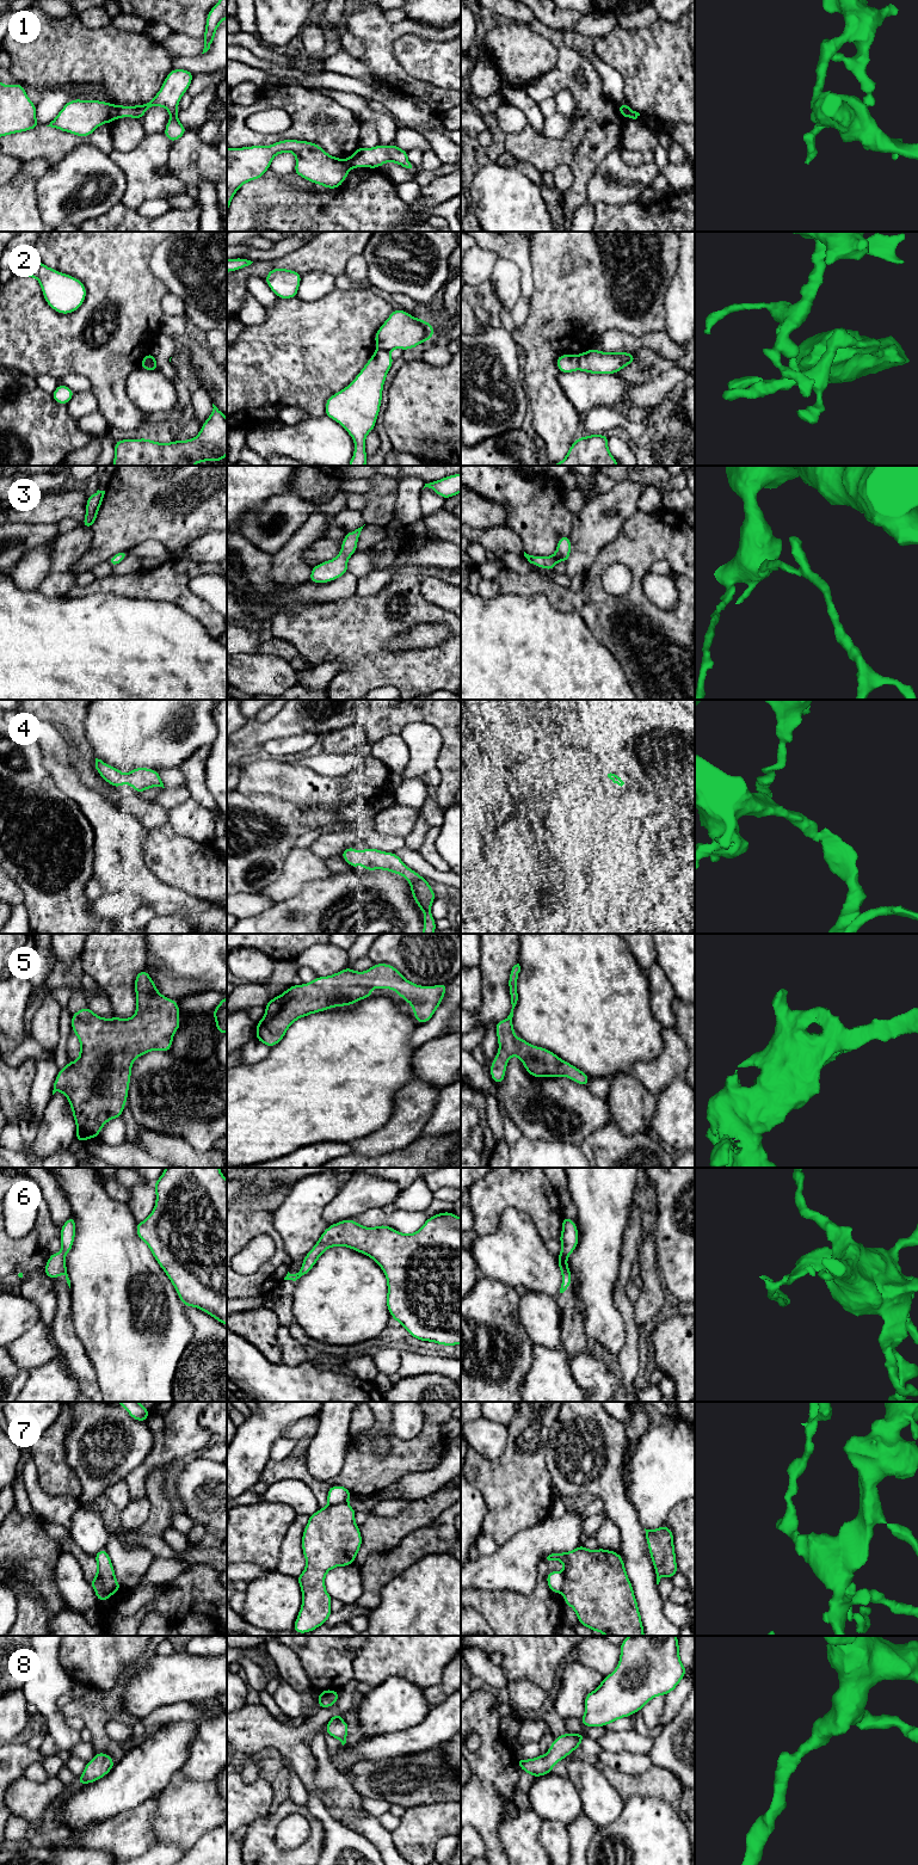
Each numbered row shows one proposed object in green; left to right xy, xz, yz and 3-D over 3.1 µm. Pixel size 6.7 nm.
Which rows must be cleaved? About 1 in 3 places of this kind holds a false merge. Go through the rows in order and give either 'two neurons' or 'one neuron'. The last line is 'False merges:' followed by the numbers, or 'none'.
1: two neurons
2: two neurons
3: one neuron
4: one neuron
5: one neuron
6: two neurons
7: two neurons
8: one neuron
False merges: 1, 2, 6, 7

